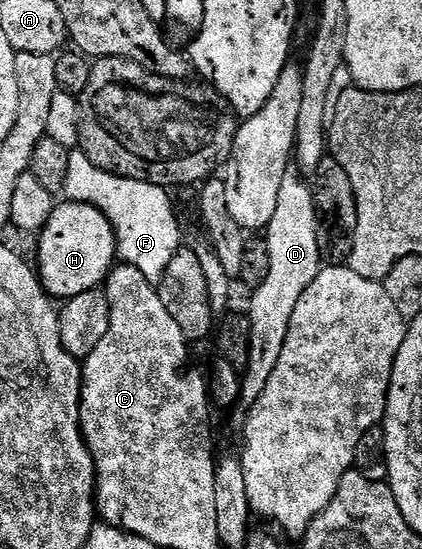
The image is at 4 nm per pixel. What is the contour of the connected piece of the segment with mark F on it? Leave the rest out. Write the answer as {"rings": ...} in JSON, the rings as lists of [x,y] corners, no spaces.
{"rings":[[[80,152],[69,155],[64,197],[99,208],[113,226],[118,259],[126,266],[139,268],[139,272],[154,284],[160,283],[163,272],[167,272],[167,264],[171,264],[171,256],[183,246],[181,222],[169,194],[166,187],[103,172],[103,168],[95,168],[95,164]]]}

